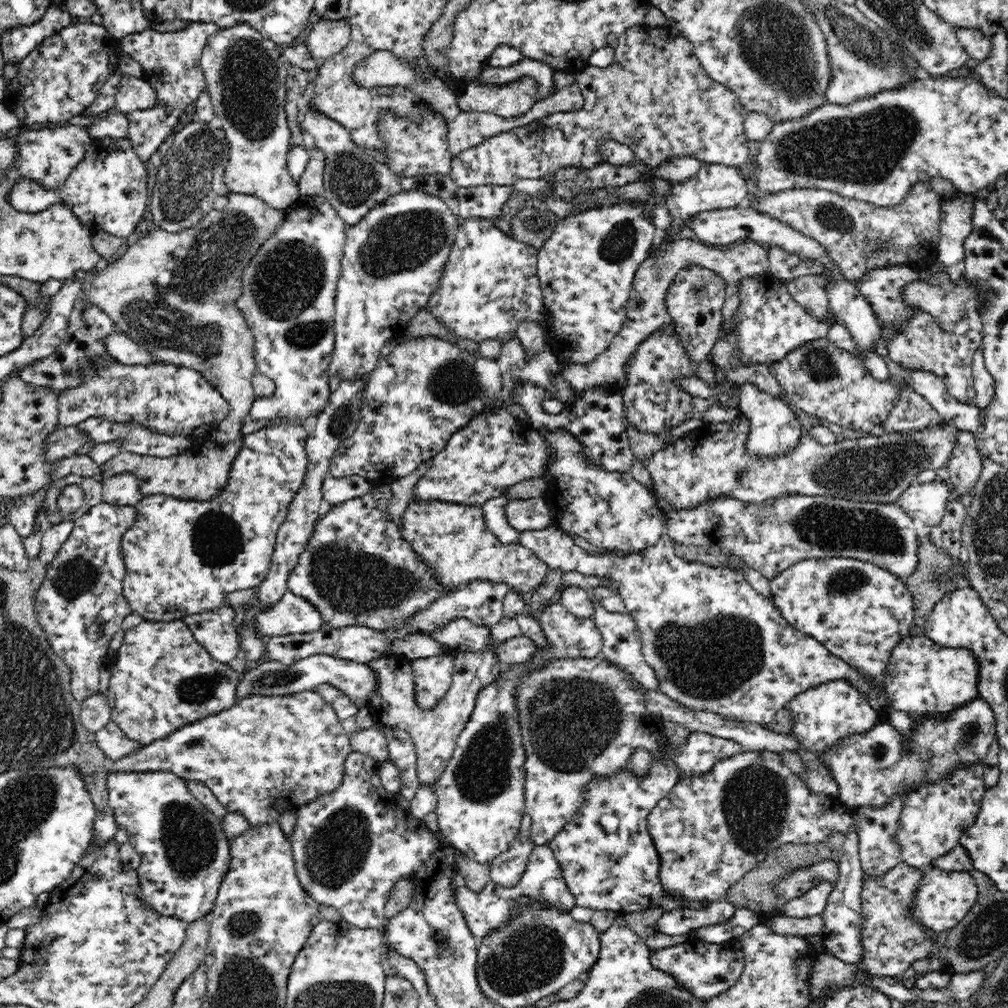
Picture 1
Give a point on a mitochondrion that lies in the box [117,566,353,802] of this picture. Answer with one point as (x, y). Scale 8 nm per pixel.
(198, 689)

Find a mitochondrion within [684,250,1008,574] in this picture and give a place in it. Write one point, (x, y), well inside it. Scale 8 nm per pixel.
(874, 470)

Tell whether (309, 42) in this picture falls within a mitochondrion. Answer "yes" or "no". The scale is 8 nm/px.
no

